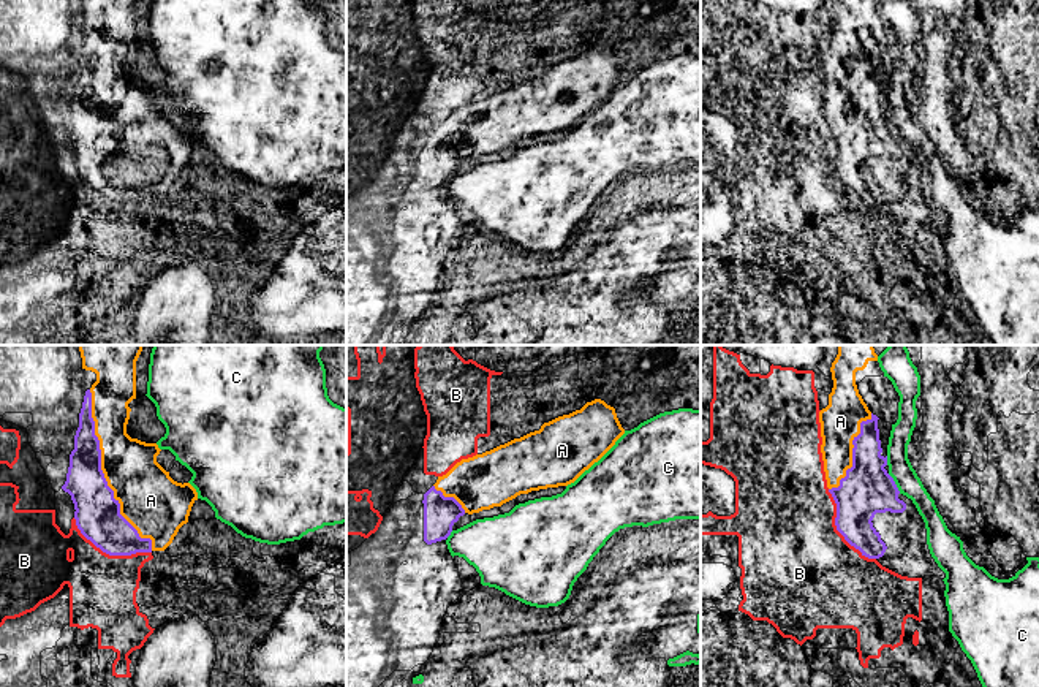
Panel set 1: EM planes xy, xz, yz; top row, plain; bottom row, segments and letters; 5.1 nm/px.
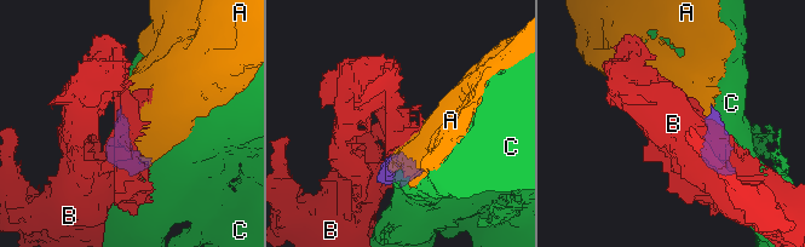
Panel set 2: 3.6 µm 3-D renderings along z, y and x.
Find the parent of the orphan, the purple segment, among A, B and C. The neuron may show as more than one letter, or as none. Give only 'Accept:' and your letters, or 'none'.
Accept: A

